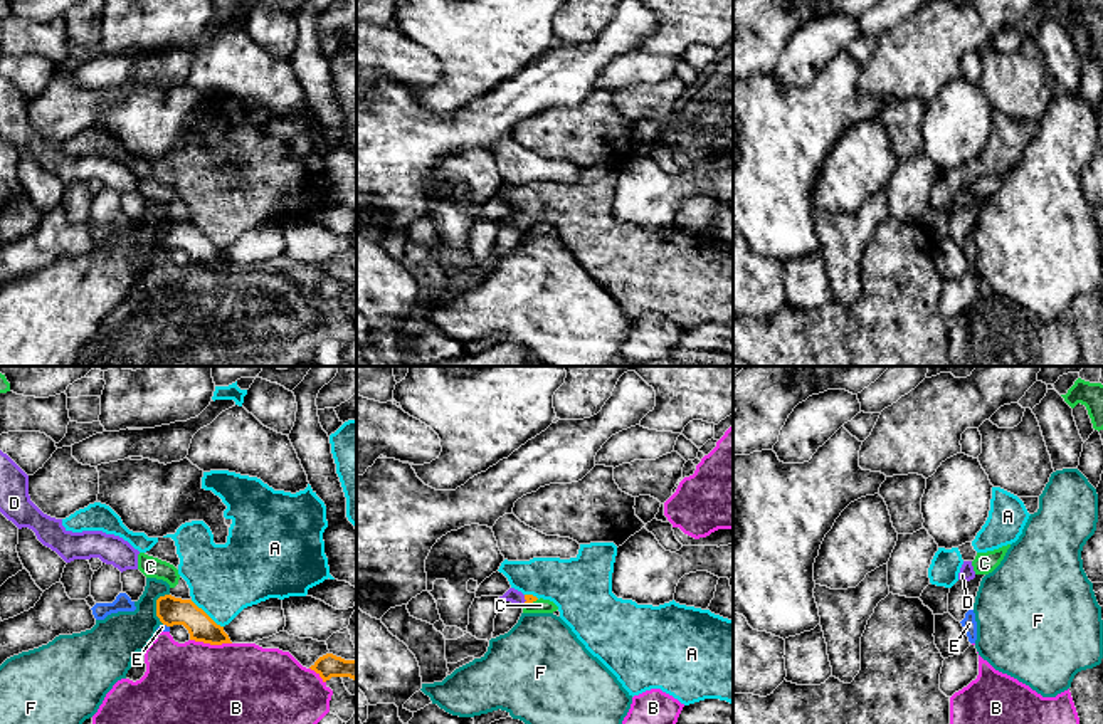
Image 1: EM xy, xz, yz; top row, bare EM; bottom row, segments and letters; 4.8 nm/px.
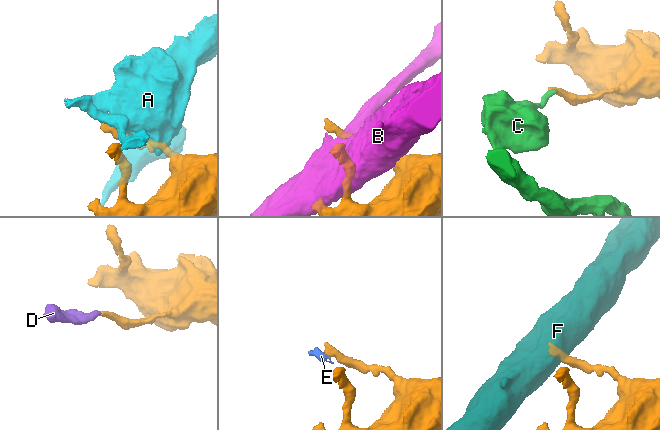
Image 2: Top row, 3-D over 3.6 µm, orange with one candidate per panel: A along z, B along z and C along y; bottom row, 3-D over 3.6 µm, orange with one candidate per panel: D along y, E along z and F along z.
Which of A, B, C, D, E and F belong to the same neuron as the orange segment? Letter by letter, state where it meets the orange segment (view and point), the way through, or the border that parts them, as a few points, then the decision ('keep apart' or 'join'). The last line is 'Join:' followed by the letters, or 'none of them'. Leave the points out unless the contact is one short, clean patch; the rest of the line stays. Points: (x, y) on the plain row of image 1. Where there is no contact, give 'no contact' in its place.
A: meets orange in xy at (205, 237); border along xy (190, 224), (222, 251); keep apart
B: meets orange in xy at (211, 267); keep apart
C: meets orange in xz at (530, 227); border along xz (537, 222), (525, 229); keep apart
D: meets orange in xz at (525, 222); runs through xz (530, 222), (525, 222), (511, 219); join
E: meets orange in xy at (167, 249); border along xy (163, 247), (168, 251); keep apart
F: meets orange in xy at (157, 230); border along xy (168, 217), (157, 224), (157, 241), (163, 247); keep apart
Join: D

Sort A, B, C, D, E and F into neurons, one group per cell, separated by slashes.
A / B E / C / D / F

